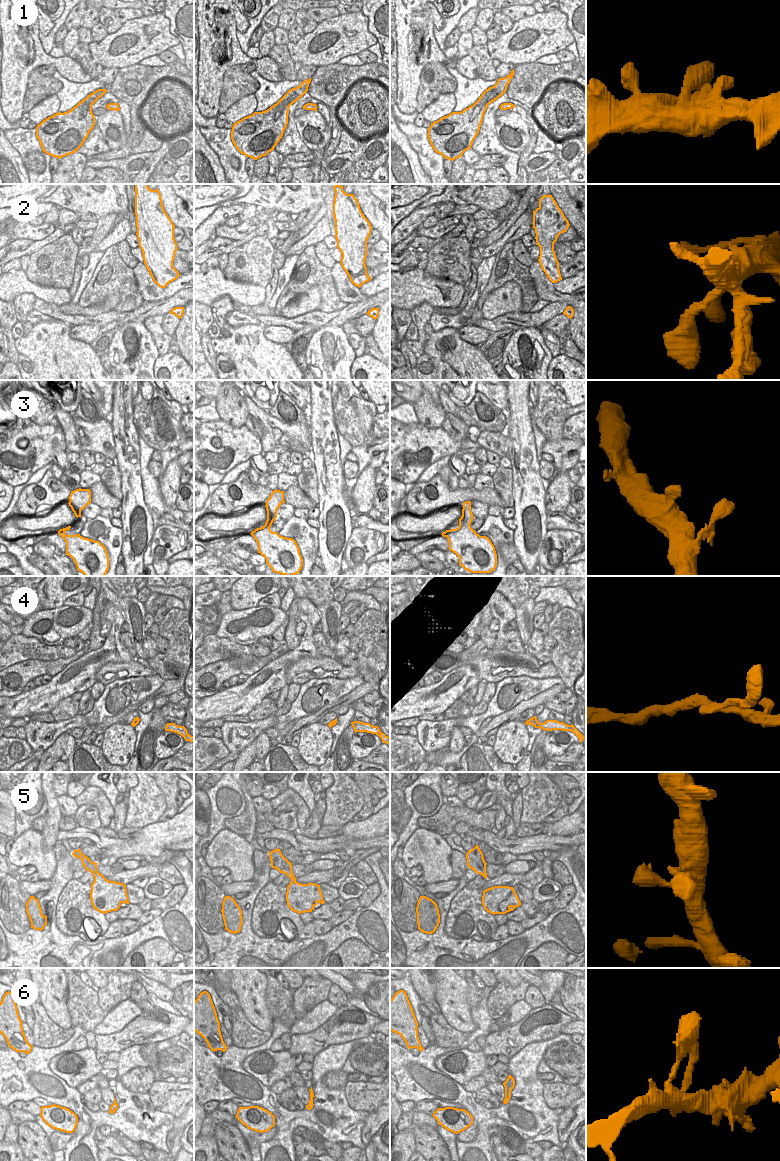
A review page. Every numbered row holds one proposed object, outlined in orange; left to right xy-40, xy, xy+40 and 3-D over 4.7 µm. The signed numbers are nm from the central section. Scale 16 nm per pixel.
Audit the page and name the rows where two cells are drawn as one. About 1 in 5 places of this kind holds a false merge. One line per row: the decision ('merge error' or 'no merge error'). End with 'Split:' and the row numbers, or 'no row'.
1: no merge error
2: no merge error
3: no merge error
4: no merge error
5: no merge error
6: merge error
Split: 6

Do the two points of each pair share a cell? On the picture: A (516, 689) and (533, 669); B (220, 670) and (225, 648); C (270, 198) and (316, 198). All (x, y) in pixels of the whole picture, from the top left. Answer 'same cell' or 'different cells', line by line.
A: different cells
B: different cells
C: same cell

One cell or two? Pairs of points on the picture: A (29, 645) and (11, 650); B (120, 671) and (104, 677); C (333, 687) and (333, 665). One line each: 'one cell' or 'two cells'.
A: one cell
B: one cell
C: two cells

